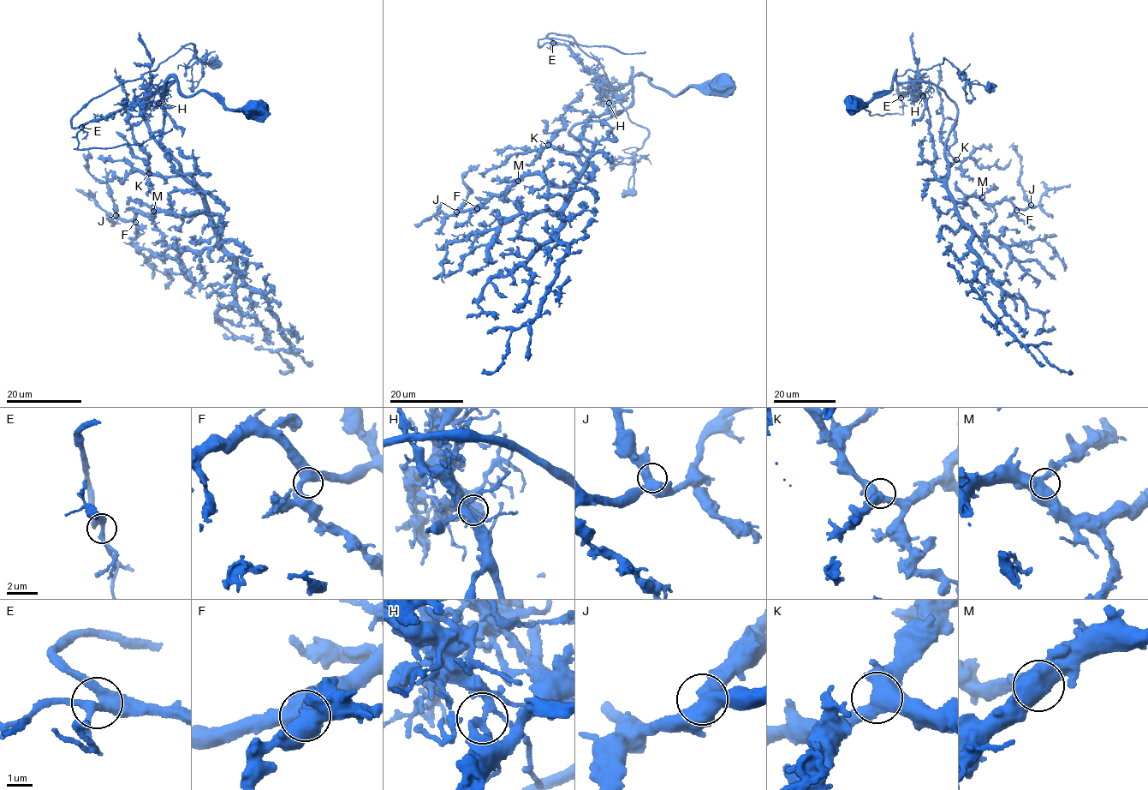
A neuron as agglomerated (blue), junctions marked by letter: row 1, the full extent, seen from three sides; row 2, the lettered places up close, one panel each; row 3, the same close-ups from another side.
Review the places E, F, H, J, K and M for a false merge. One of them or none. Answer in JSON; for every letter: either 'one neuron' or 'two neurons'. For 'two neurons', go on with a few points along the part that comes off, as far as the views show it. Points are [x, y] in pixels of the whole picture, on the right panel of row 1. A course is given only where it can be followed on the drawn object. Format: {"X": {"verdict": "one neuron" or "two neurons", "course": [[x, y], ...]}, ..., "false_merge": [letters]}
{"E": {"verdict": "one neuron"}, "F": {"verdict": "one neuron"}, "H": {"verdict": "two neurons", "course": [[923, 96], [910, 90], [899, 96], [895, 80], [907, 69], [931, 68], [945, 57], [969, 82], [996, 86]]}, "J": {"verdict": "one neuron"}, "K": {"verdict": "one neuron"}, "M": {"verdict": "one neuron"}, "false_merge": ["H"]}

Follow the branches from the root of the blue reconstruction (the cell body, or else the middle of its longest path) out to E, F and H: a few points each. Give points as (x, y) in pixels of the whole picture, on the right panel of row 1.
E: (854, 104), (893, 89), (896, 72), (898, 81), (918, 86), (899, 92), (901, 98)
F: (854, 104), (893, 89), (896, 72), (923, 99), (933, 170), (949, 197), (1006, 200), (1016, 210)
H: (854, 104), (877, 97), (893, 86), (893, 89), (896, 72), (895, 80), (909, 81), (923, 96)

